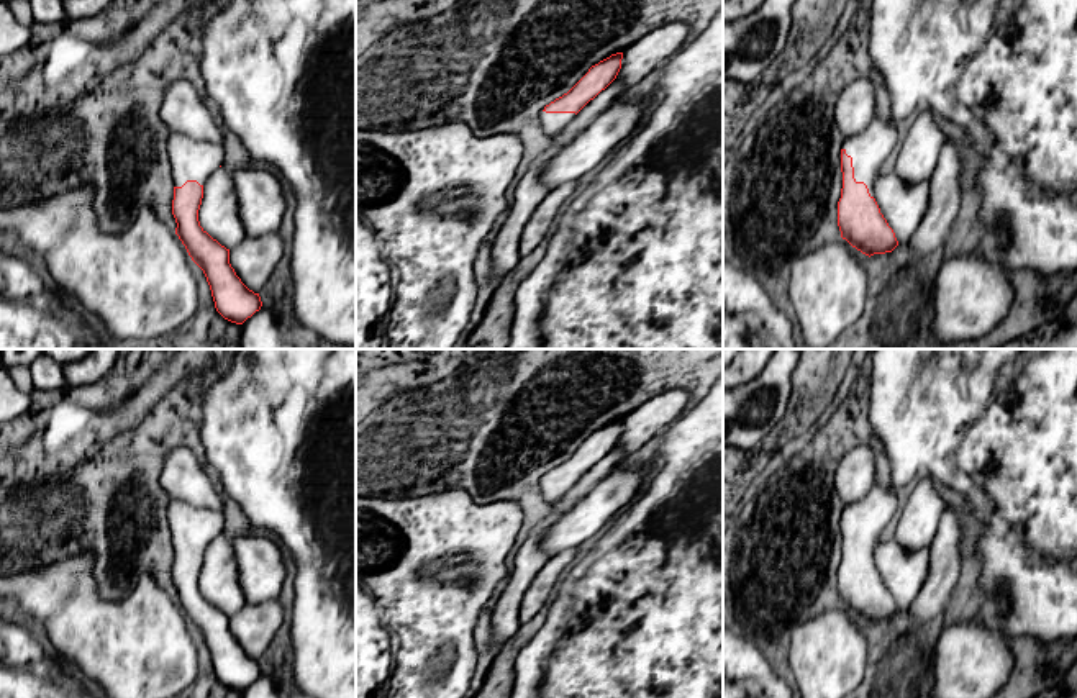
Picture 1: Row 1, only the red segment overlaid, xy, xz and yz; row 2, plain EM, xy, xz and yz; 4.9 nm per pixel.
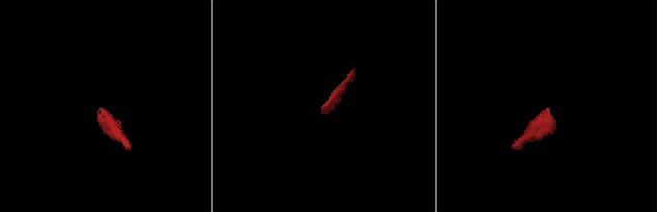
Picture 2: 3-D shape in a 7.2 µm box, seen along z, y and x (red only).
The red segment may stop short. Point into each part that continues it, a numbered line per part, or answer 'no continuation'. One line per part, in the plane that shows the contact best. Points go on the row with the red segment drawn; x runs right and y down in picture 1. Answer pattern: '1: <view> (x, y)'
1: yz (871, 148)

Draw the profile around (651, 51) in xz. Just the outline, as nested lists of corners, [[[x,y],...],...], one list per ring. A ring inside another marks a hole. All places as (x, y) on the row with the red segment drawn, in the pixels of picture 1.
[[[672,21],[652,29],[623,51],[621,69],[615,80],[620,80],[625,90],[631,88],[648,74],[661,69],[690,38],[692,28],[685,21]]]

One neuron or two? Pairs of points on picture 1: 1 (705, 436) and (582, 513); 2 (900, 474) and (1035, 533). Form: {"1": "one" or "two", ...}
{"1": "two", "2": "one"}

